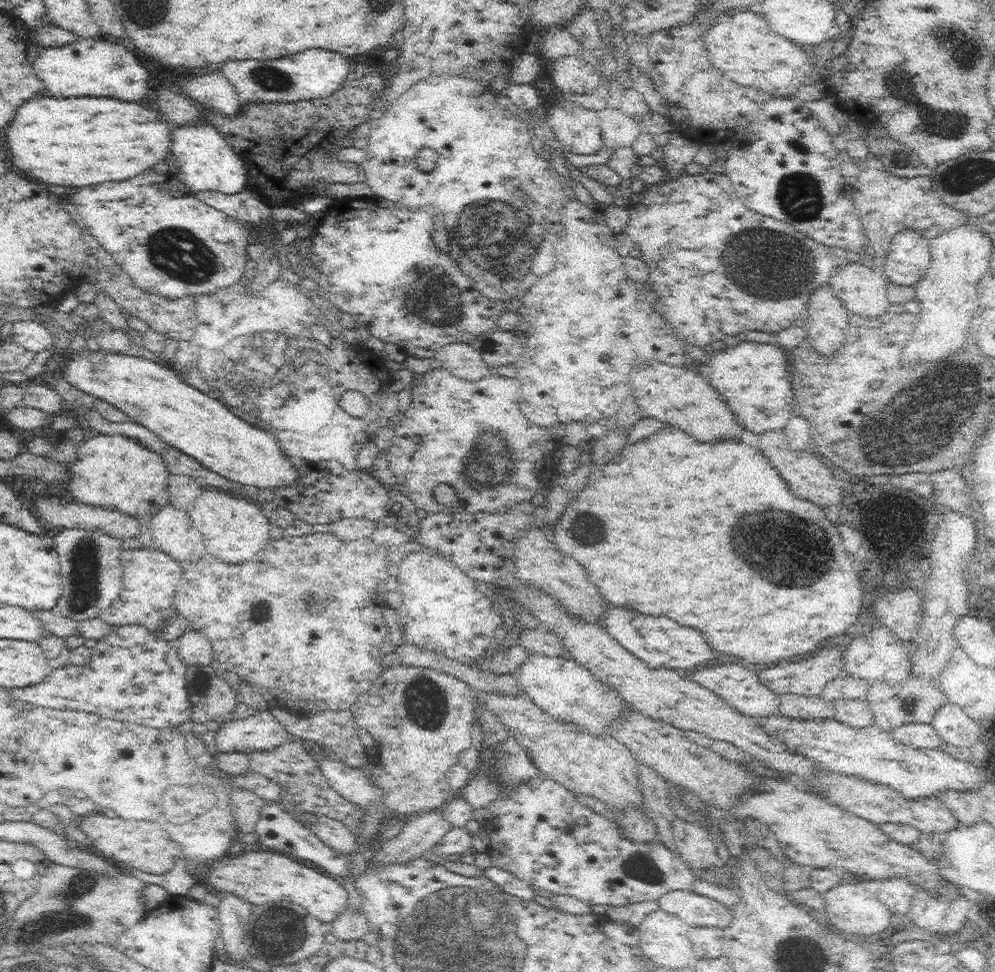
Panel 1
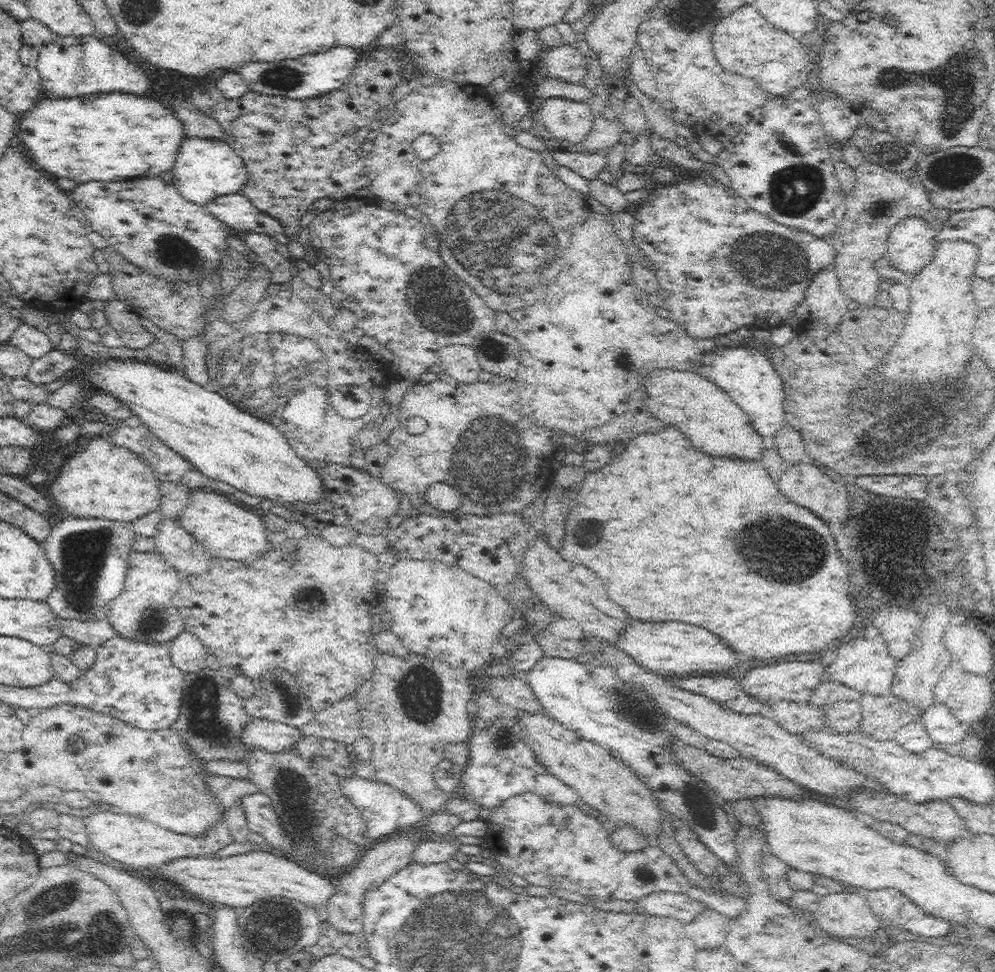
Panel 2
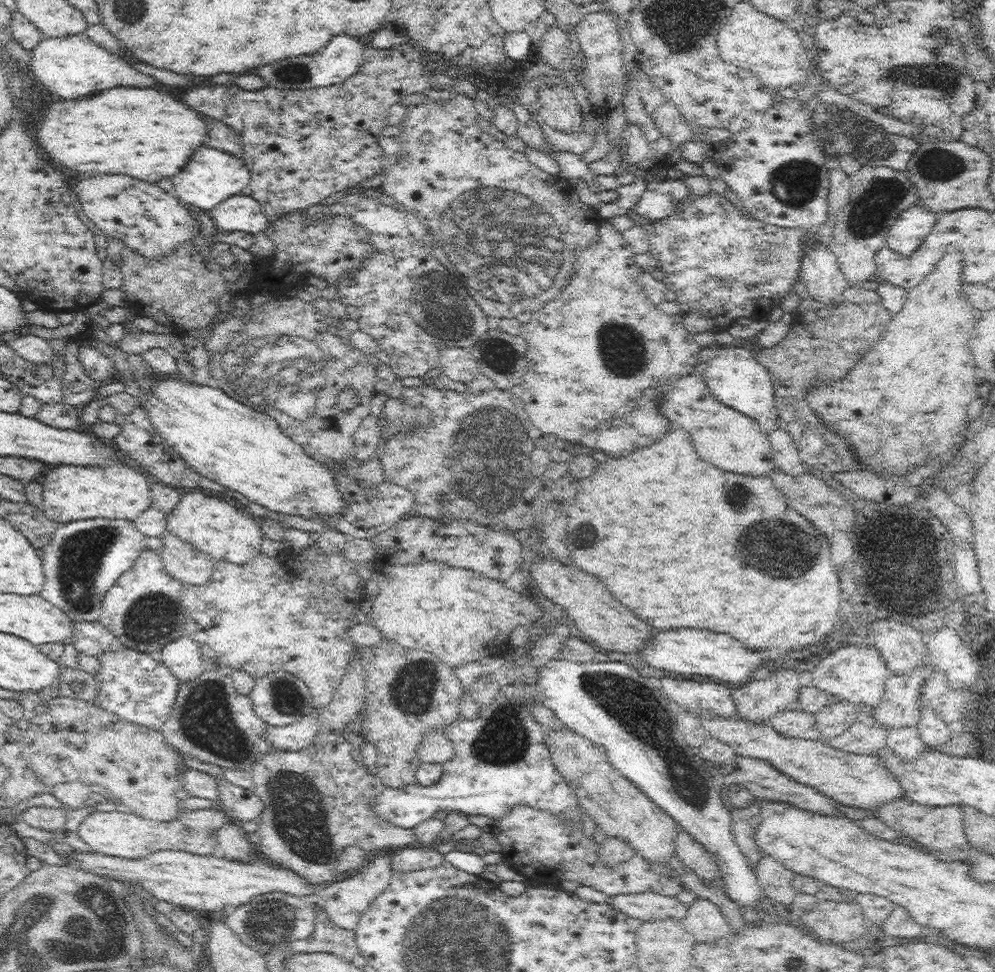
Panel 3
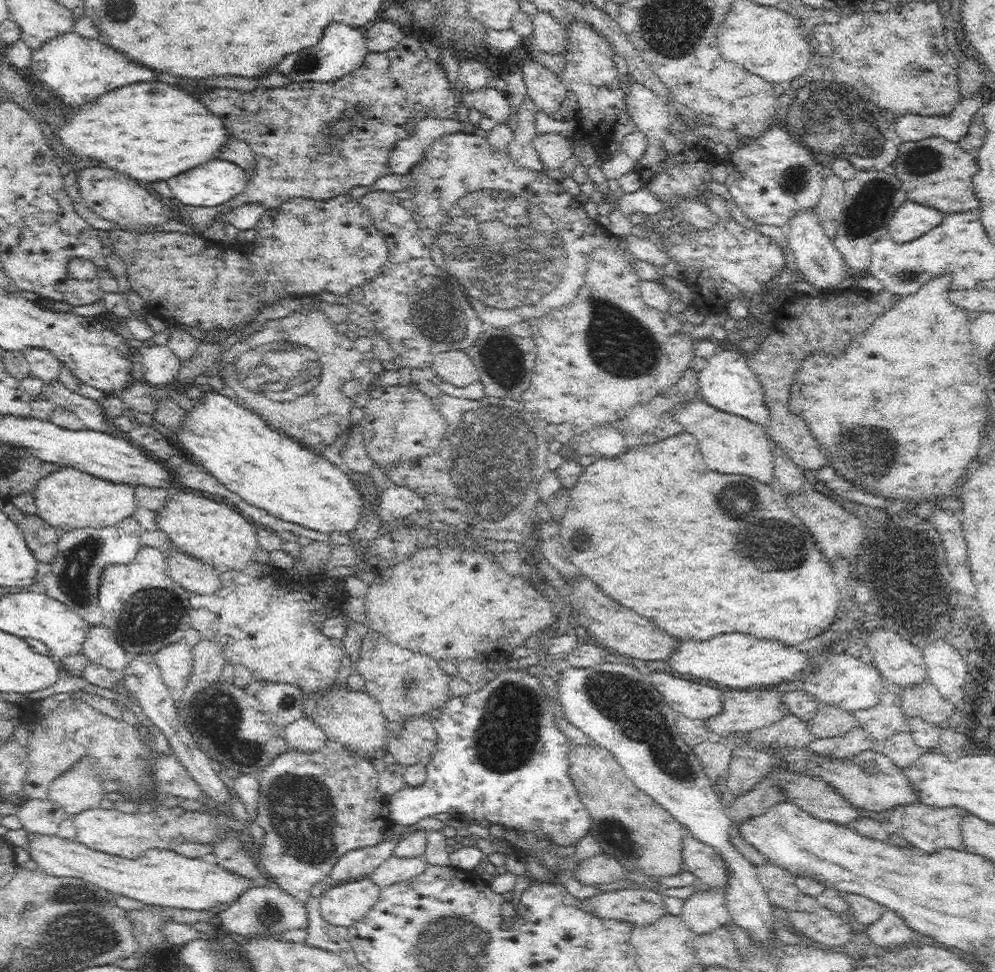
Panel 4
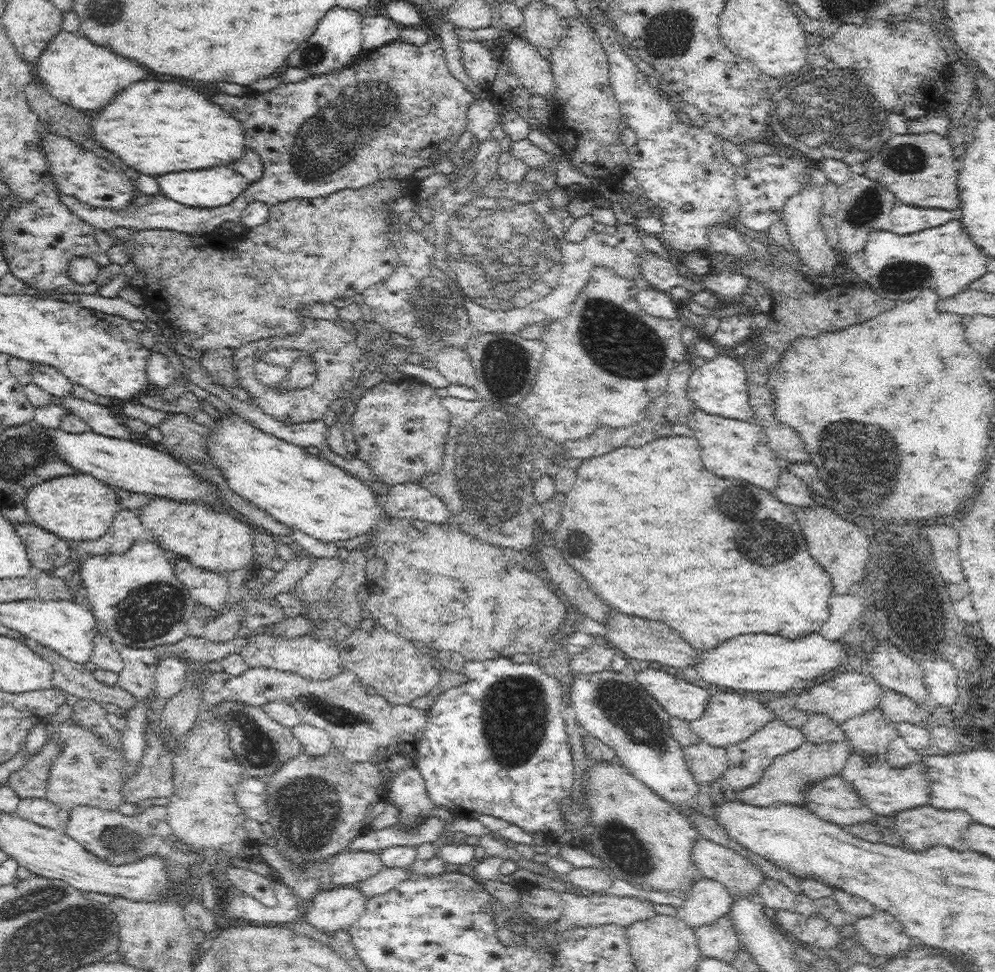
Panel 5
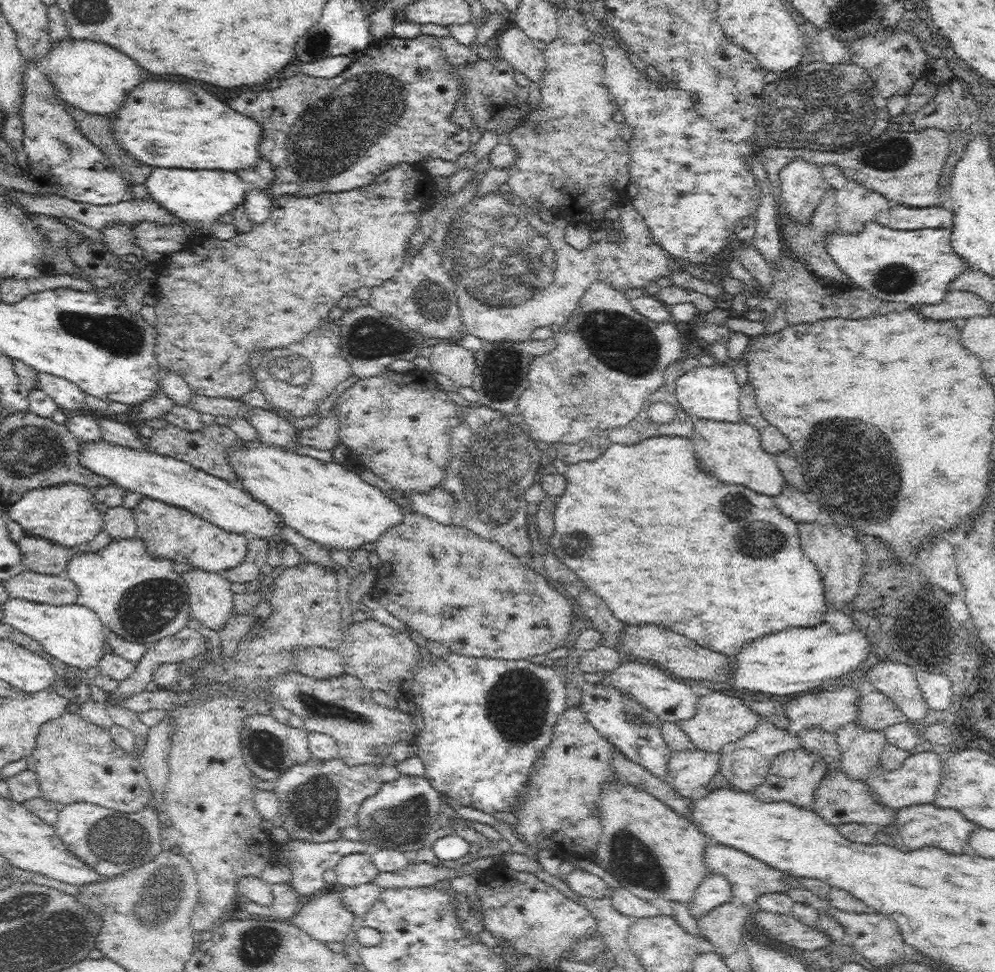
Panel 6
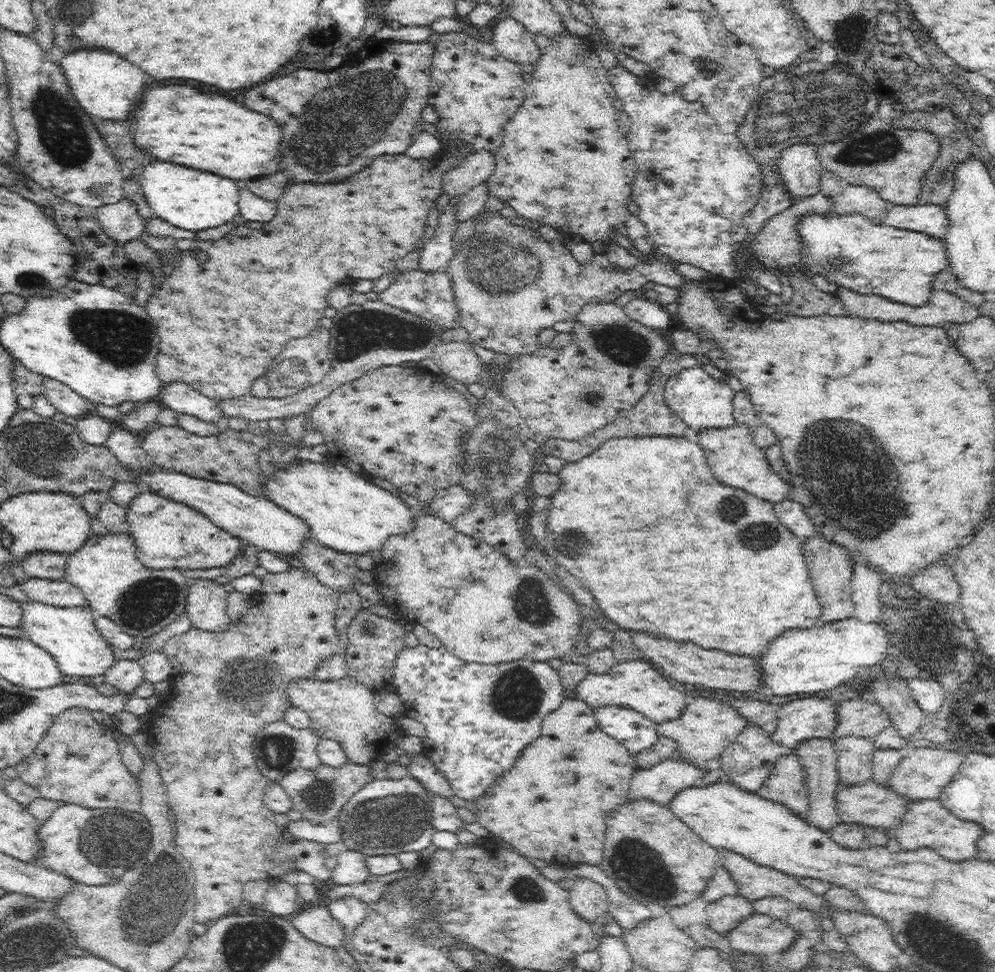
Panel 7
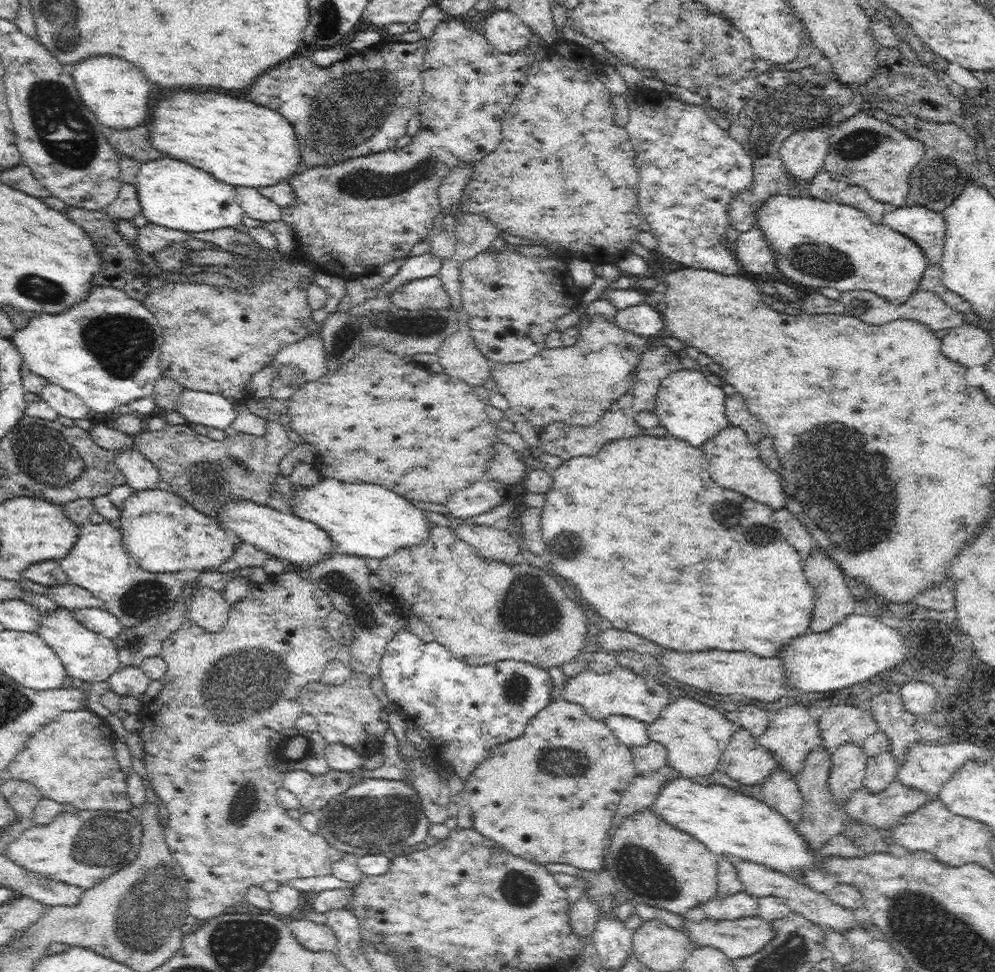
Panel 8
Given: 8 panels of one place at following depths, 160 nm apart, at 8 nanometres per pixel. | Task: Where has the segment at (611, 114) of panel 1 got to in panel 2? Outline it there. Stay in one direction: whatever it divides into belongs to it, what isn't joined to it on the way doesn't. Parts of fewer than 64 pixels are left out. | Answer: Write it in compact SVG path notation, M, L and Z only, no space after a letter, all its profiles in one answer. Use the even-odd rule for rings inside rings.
M601 115L593 120L592 130L588 132L588 136L582 142L579 142L579 146L583 150L591 150L592 152L605 150L615 143L619 143L621 133L625 131L619 117L606 119Z

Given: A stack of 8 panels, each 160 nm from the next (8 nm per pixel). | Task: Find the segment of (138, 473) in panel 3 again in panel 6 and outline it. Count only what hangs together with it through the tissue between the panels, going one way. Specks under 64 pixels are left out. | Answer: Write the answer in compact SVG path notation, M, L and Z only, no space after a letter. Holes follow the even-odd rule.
M62 484L26 491L12 505L1 508L7 518L20 524L26 535L36 535L67 547L87 545L103 531L103 508L94 501L94 490L78 484Z

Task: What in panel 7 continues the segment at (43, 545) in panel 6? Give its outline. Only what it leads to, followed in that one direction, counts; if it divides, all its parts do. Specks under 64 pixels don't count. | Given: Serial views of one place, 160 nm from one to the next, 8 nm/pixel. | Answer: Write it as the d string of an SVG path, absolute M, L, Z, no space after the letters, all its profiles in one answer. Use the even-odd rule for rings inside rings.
M36 552L30 554L22 566L26 576L64 580L67 555L63 553Z

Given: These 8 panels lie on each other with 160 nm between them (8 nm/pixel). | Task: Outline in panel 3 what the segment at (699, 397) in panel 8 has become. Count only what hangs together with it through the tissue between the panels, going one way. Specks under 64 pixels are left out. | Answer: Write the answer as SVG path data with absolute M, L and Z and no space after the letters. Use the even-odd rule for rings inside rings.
M722 346L710 360L702 377L718 401L753 418L765 434L778 428L779 416L774 404L774 389L770 373L762 363L758 362L752 351L743 349L741 346Z

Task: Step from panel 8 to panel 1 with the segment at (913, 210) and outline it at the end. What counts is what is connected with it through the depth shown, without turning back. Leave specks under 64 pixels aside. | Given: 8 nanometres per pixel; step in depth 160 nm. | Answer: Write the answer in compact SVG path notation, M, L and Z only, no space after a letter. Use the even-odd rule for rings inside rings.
M905 229L892 238L881 271L890 283L914 286L922 280L930 262L930 242L914 229Z

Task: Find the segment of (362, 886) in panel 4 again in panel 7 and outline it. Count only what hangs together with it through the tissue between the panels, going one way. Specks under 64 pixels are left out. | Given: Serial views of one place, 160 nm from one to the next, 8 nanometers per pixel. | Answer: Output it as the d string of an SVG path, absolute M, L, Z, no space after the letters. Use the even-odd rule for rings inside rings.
M322 900L296 916L290 916L290 921L306 938L321 945L337 948L344 942L342 925L330 915Z

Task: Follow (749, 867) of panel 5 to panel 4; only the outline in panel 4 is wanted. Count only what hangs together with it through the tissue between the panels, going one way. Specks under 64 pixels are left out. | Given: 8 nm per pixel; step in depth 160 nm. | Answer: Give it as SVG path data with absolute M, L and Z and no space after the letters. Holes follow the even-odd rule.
M690 834L682 842L684 871L691 871L710 888L724 890L727 886L727 868L718 852L700 843Z

